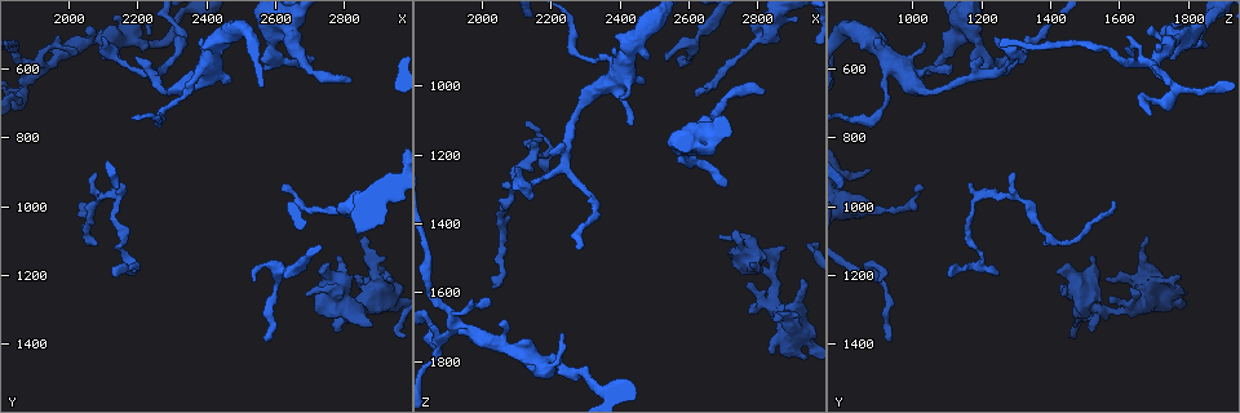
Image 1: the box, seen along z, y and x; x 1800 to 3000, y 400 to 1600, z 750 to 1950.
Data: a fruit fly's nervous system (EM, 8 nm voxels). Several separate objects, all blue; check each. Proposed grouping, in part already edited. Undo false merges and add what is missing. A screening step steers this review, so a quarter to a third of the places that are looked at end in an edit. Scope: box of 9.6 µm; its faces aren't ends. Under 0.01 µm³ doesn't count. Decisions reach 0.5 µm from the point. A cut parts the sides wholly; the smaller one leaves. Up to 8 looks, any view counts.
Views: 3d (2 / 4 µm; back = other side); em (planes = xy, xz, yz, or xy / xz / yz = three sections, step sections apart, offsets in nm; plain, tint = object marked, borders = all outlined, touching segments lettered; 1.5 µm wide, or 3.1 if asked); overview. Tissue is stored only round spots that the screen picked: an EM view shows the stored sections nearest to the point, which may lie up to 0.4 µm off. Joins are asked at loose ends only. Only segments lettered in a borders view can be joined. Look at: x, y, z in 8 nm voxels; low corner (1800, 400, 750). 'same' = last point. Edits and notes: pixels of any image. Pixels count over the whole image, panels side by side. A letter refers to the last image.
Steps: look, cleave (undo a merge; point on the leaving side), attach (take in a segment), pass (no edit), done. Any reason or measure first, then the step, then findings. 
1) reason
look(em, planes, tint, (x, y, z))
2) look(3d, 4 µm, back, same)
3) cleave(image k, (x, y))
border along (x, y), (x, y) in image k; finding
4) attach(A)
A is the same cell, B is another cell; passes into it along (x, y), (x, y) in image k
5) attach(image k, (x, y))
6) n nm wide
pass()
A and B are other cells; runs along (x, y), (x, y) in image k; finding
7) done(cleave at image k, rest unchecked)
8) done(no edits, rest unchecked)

calibre changes
look(3d, 4 µm, (2680, 580, 1070))

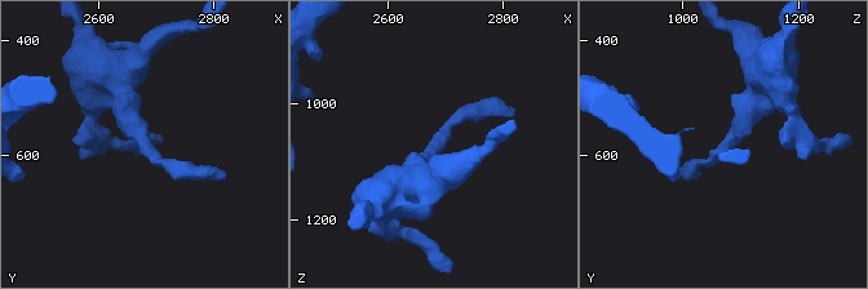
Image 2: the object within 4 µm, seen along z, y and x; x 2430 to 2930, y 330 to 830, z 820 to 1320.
arms of 220, 380 nm
look(em, 3.1 µm, planes, borders, (2690, 585, 1080))

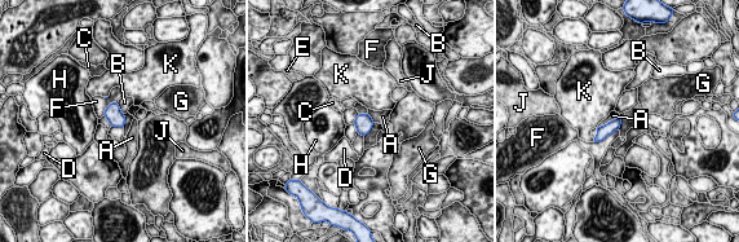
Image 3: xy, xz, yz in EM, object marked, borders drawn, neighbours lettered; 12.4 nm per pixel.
A touches over 320 nm
pass()
A, B, C, D, E, F, G, H, J and K are other cells; border along (619, 114), (598, 127) in image 3; all the same cell

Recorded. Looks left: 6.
an open end
look(3d, 4 µm, (2160, 940, 1170))

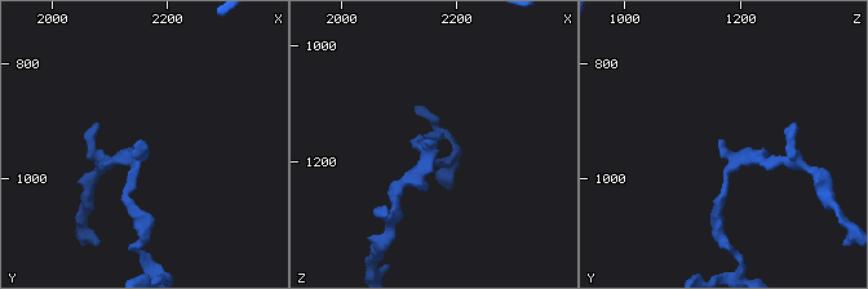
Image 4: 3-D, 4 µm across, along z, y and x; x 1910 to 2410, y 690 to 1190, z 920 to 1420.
look(em, xy, step 4, borders, (2150, 930, 1165))

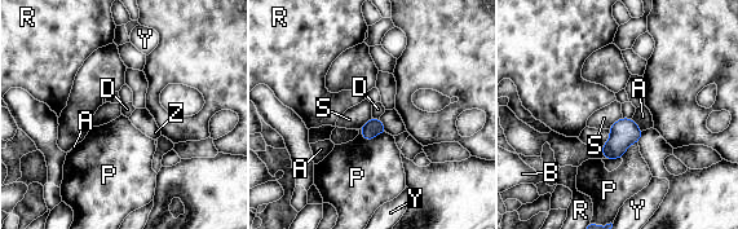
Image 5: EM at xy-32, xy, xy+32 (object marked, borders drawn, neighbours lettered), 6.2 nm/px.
100 nm wide; P touches over 180 nm
pass()
A, B, D, P, R, S, Y and Z are other cells; none of them fits

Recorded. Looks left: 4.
look(3d, 2 µm, (2790, 1140, 1510))

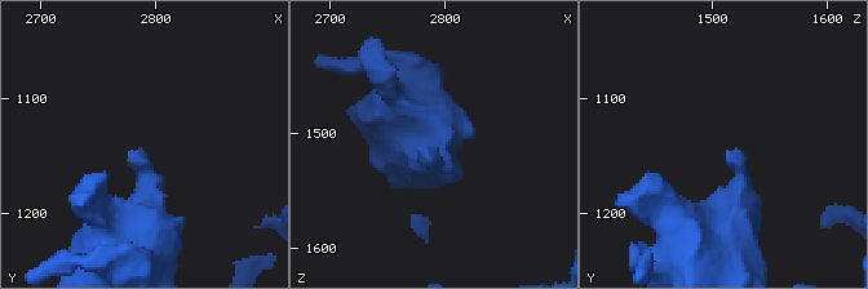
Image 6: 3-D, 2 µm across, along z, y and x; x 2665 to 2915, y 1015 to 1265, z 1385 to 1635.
look(em, planes, borders, (2780, 1148, 1514))

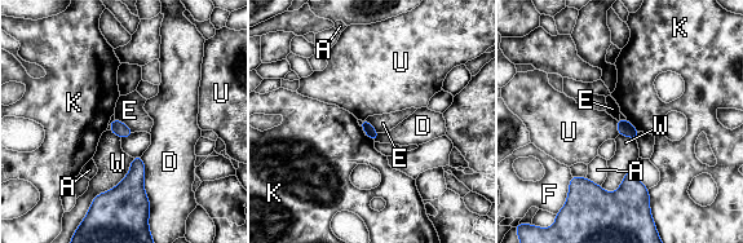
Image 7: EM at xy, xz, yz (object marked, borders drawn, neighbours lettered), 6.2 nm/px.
W touches over 420 nm
pass()
A, D, E, F, K, U and W are other cells; border along (615, 120), (619, 133) in image 7; none of them fits

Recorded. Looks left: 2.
done(no edits, rest unchecked)

